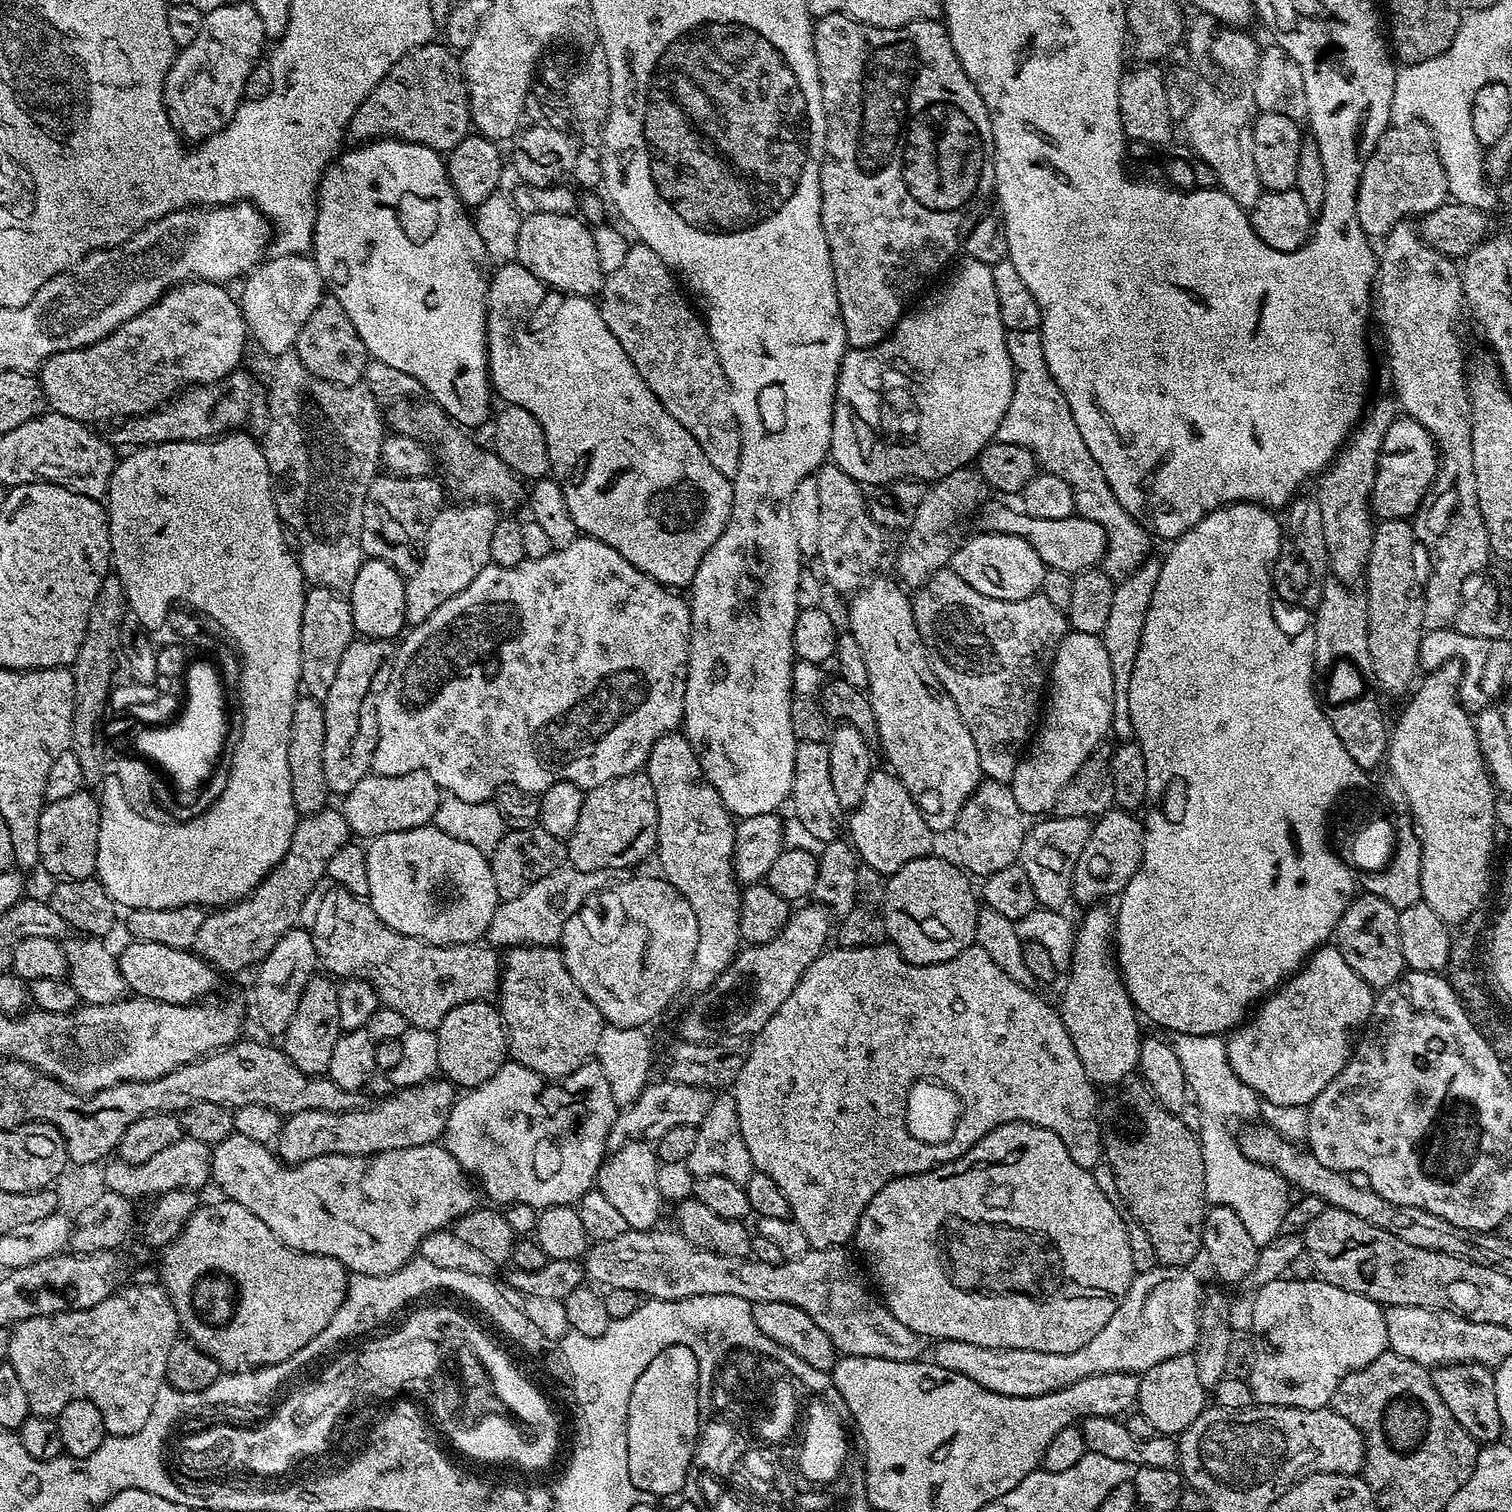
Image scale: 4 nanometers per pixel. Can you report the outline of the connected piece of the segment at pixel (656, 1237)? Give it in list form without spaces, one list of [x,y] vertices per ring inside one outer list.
[[[629,1230],[618,1234],[618,1238],[595,1241],[582,1257],[585,1277],[593,1285],[605,1284],[604,1288],[608,1290],[618,1287],[634,1290],[642,1298],[653,1300],[734,1294],[734,1298],[746,1298],[752,1305],[790,1302],[790,1306],[806,1310],[820,1329],[826,1330],[837,1353],[898,1362],[920,1360],[923,1352],[925,1355],[925,1337],[910,1330],[910,1326],[902,1326],[902,1322],[890,1314],[883,1299],[866,1279],[861,1265],[855,1259],[852,1261],[843,1247],[812,1248],[802,1254],[802,1258],[783,1259],[778,1264],[771,1264],[746,1256],[726,1258],[726,1254],[696,1248],[694,1242],[687,1240],[678,1230],[660,1231]]]

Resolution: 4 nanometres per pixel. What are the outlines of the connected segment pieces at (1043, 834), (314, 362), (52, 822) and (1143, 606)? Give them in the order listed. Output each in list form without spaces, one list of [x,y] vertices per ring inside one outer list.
[[[1053,815],[1051,818],[1040,818],[1027,829],[1024,836],[1024,845],[1021,848],[1018,863],[1026,870],[1030,878],[1030,886],[1034,886],[1034,898],[1041,909],[1063,909],[1064,903],[1071,901],[1073,876],[1078,864],[1079,855],[1086,846],[1092,833],[1093,821],[1087,816],[1082,818],[1066,818],[1065,816]]]
[[[330,294],[321,298],[306,326],[302,326],[302,334],[298,334],[294,351],[310,374],[318,374],[318,378],[326,378],[326,382],[335,384],[361,383],[370,361],[362,338],[358,338],[358,330],[354,330],[354,322],[350,322],[350,314],[346,314],[342,302]]]
[[[88,790],[70,794],[70,798],[58,798],[45,803],[38,818],[39,867],[60,880],[91,880],[96,875],[98,862],[98,826],[100,802]]]
[[[1149,558],[1134,570],[1125,580],[1119,581],[1114,590],[1114,603],[1110,605],[1110,619],[1106,622],[1102,639],[1106,646],[1106,654],[1110,654],[1110,670],[1114,673],[1114,710],[1117,714],[1128,711],[1130,702],[1130,674],[1134,674],[1134,658],[1138,658],[1138,650],[1142,642],[1142,626],[1146,626],[1146,610],[1150,610],[1150,598],[1154,594],[1154,586],[1158,586],[1160,560]]]

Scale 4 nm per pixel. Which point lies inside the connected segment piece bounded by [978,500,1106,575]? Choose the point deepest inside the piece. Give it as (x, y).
(1074, 543)

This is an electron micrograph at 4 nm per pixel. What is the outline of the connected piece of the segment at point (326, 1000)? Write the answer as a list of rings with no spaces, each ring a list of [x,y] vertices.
[[[316,974],[306,982],[302,998],[298,998],[298,1010],[290,1018],[282,1037],[282,1050],[307,1076],[325,1075],[330,1066],[330,1053],[334,1051],[334,1042],[342,1035],[338,1022],[338,984],[331,975]]]

